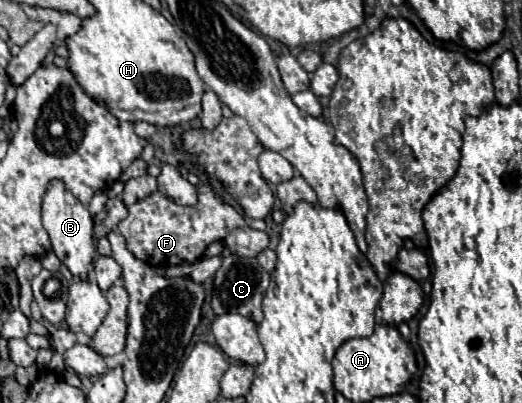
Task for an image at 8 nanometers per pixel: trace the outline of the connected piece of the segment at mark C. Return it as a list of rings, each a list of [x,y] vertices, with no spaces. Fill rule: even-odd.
[[[225,254],[223,264],[217,270],[213,284],[215,284],[217,298],[221,300],[221,304],[229,312],[237,312],[241,316],[247,316],[255,324],[259,324],[263,320],[261,300],[263,300],[265,290],[269,286],[269,274],[259,266],[257,258],[241,258],[241,256],[235,256],[235,254]]]

